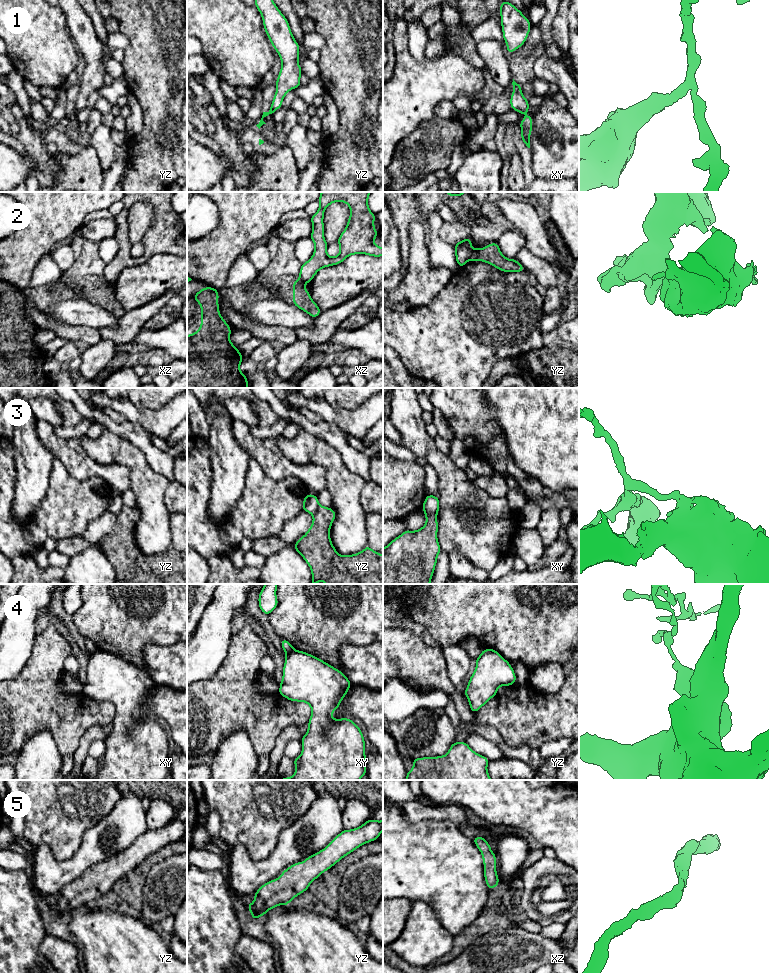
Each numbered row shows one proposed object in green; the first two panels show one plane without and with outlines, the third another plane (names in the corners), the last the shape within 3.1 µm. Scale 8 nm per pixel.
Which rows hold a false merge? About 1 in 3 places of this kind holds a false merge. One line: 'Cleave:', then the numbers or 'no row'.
Cleave: 2, 3, 4

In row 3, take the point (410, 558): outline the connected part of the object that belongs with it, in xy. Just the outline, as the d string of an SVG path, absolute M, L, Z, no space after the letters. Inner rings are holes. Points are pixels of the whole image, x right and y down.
M425 513L426 524L419 530L405 530L383 548L383 584L430 584L438 554L437 514Z

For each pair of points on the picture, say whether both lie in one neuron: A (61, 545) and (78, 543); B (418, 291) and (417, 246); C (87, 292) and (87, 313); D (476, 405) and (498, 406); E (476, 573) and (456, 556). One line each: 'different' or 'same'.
A: same
B: same
C: different
D: different
E: same

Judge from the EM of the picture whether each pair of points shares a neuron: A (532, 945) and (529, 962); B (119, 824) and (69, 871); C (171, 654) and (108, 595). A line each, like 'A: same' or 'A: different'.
A: same
B: same
C: different

